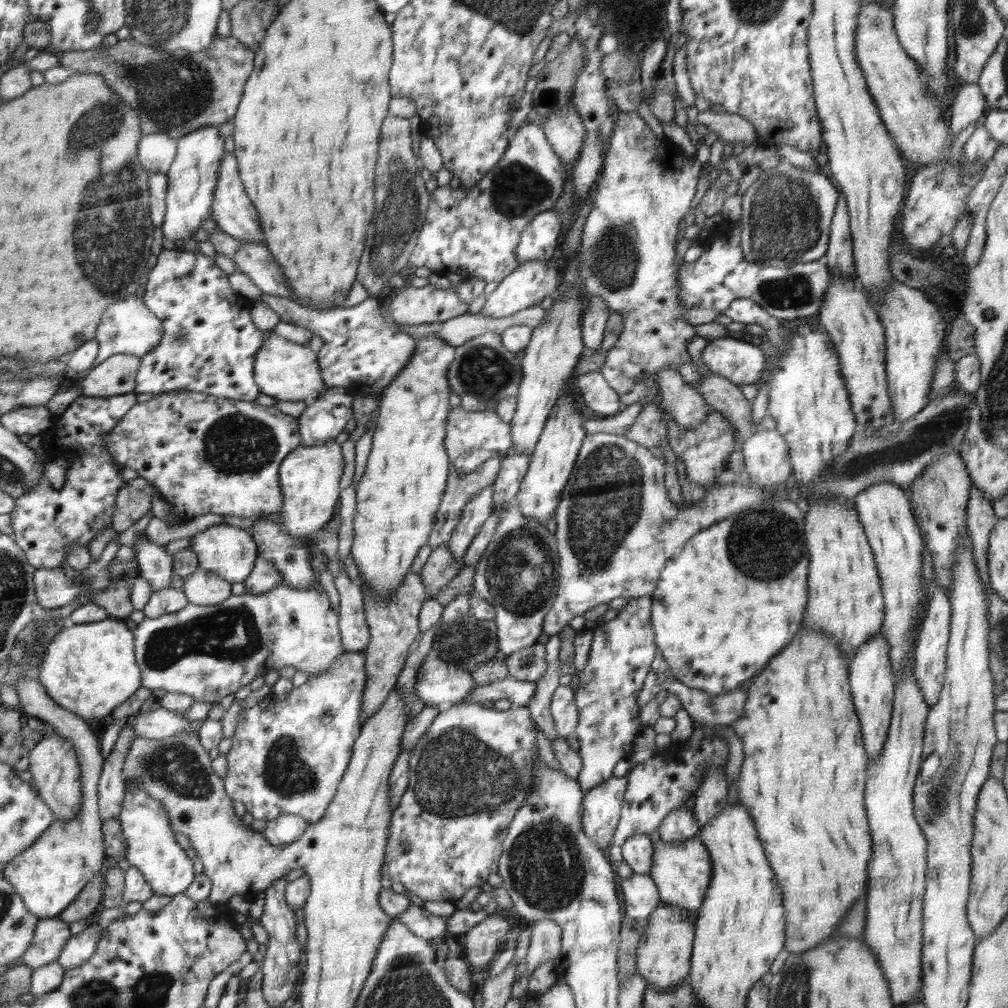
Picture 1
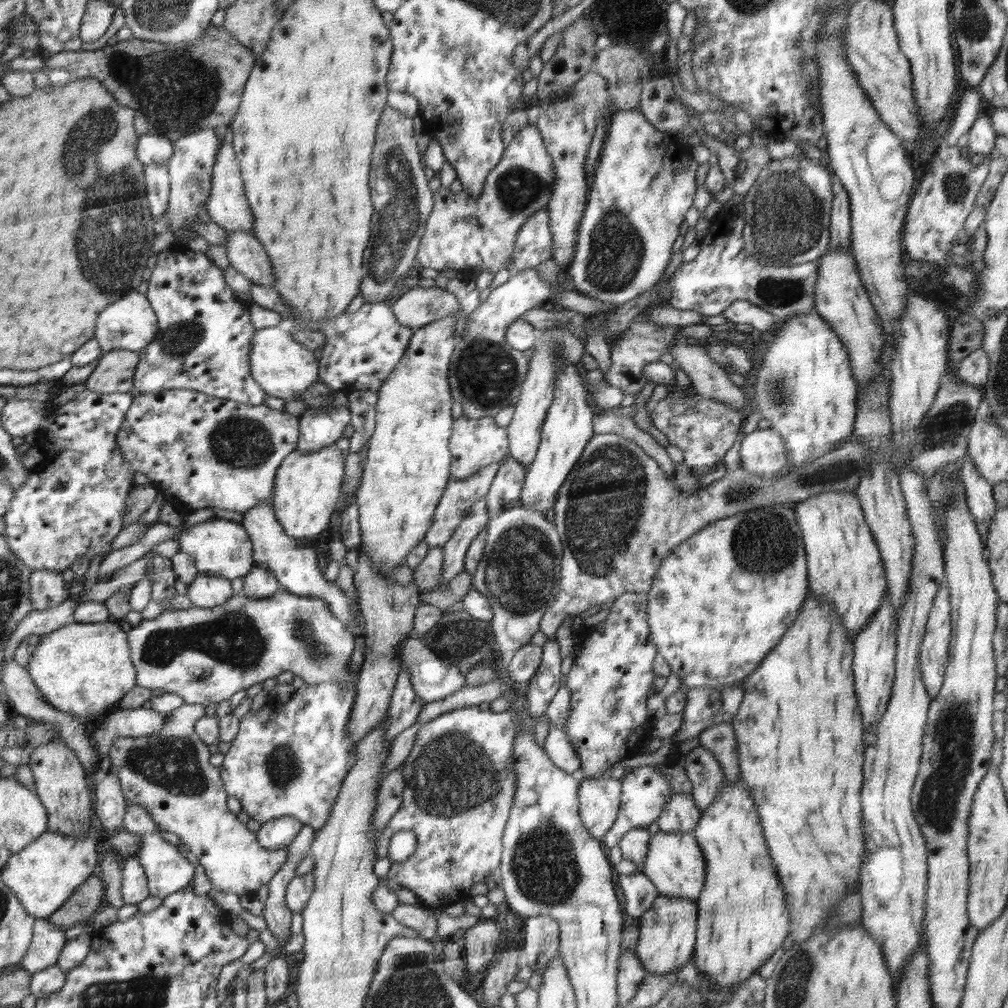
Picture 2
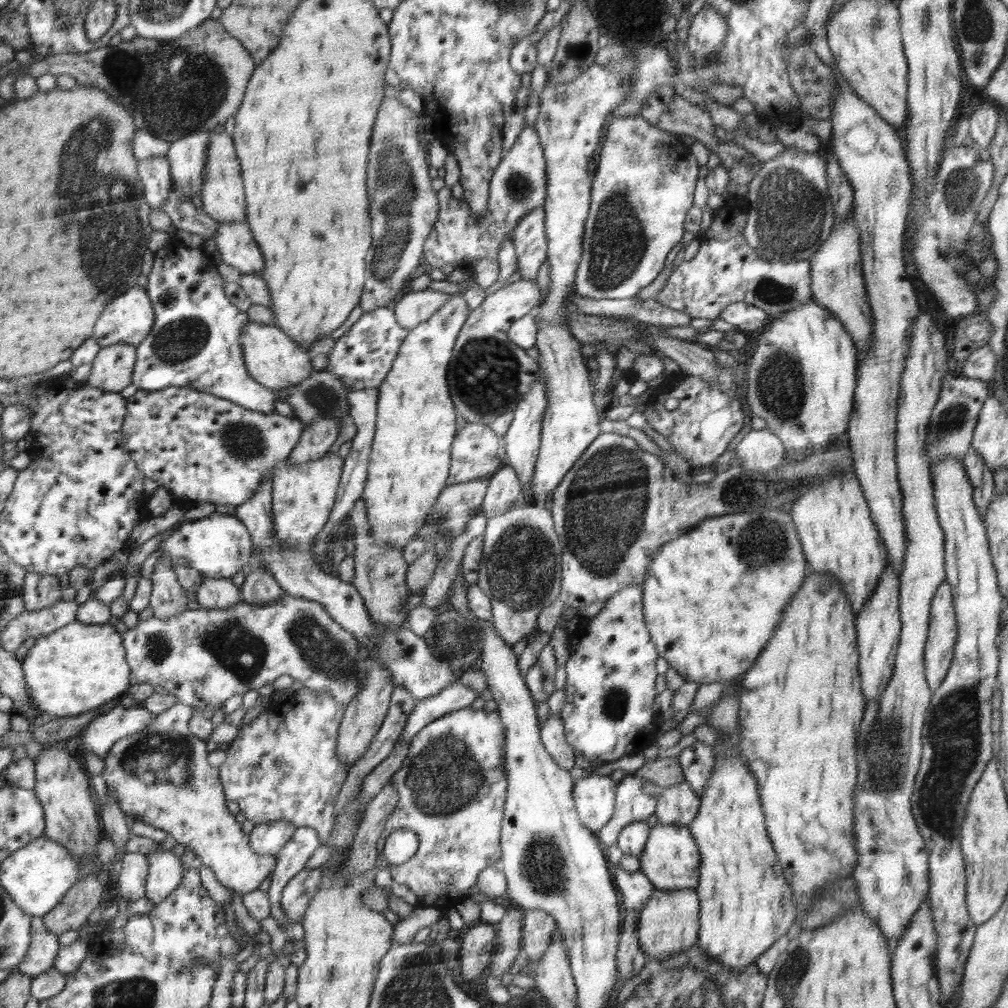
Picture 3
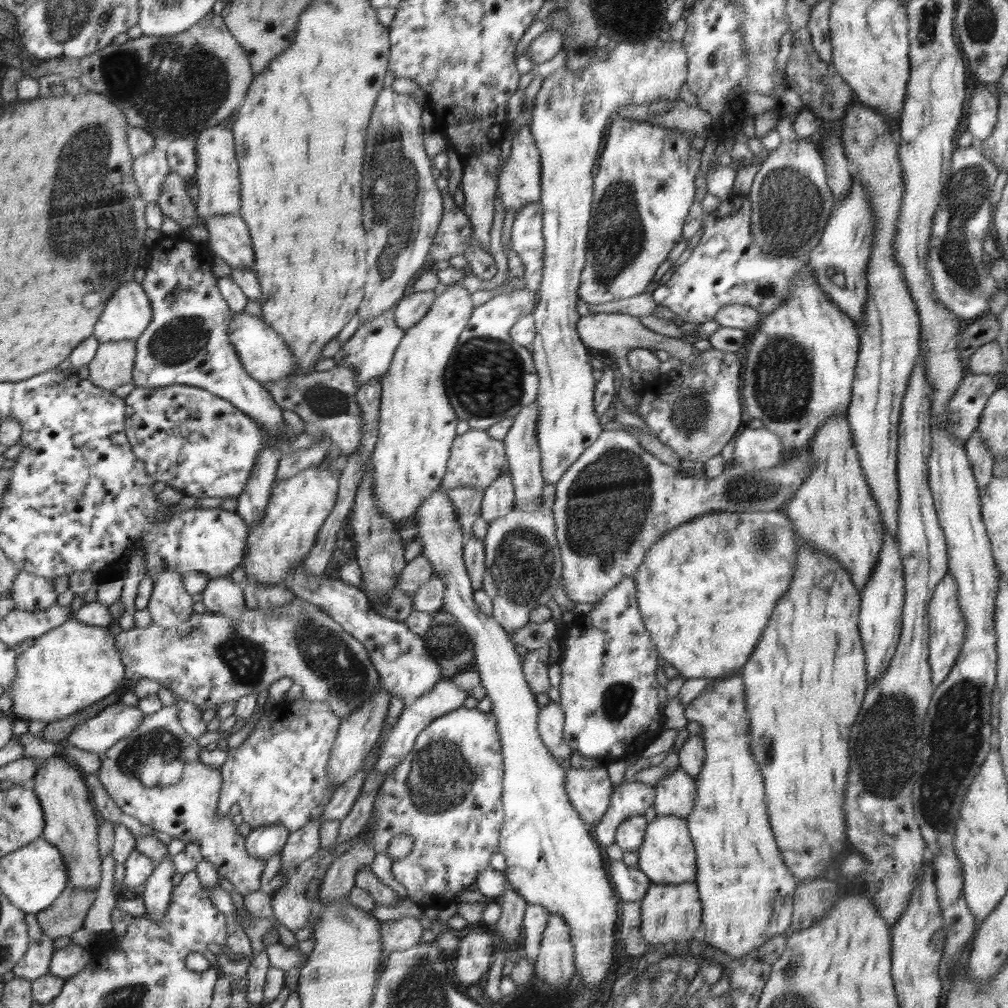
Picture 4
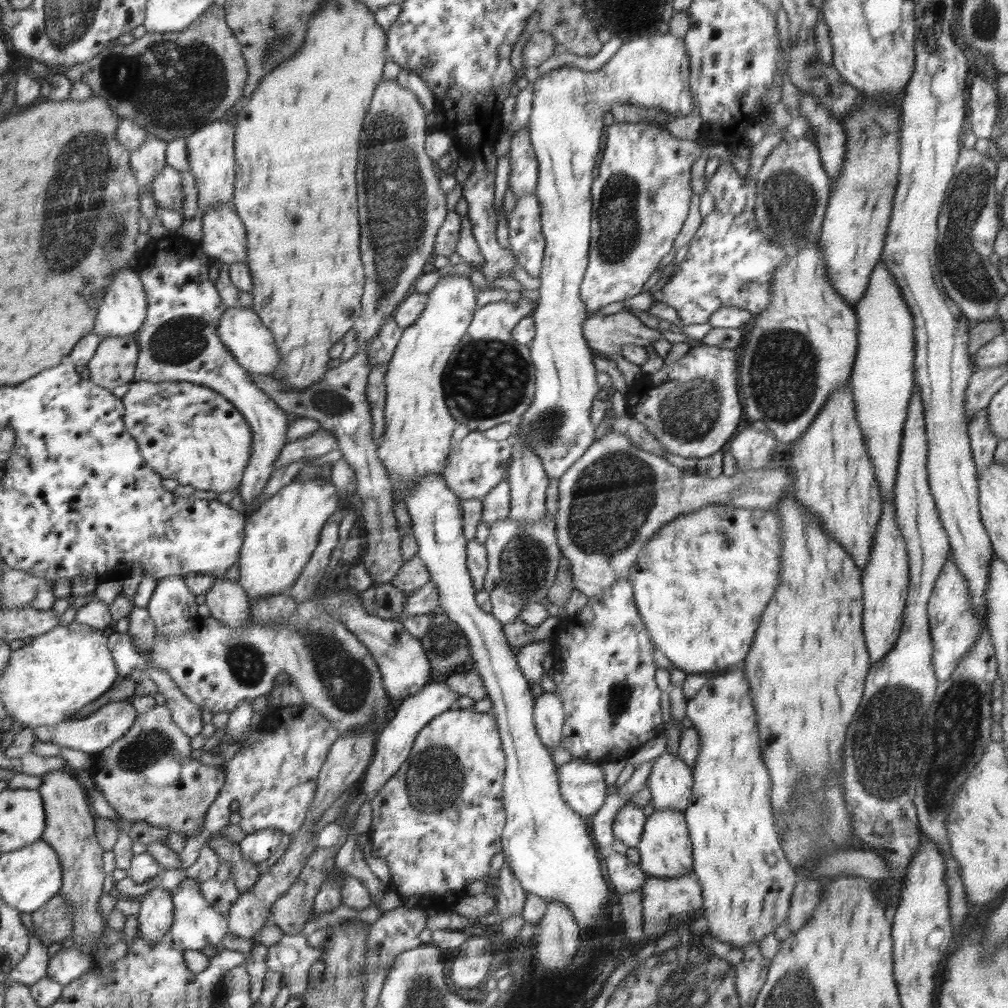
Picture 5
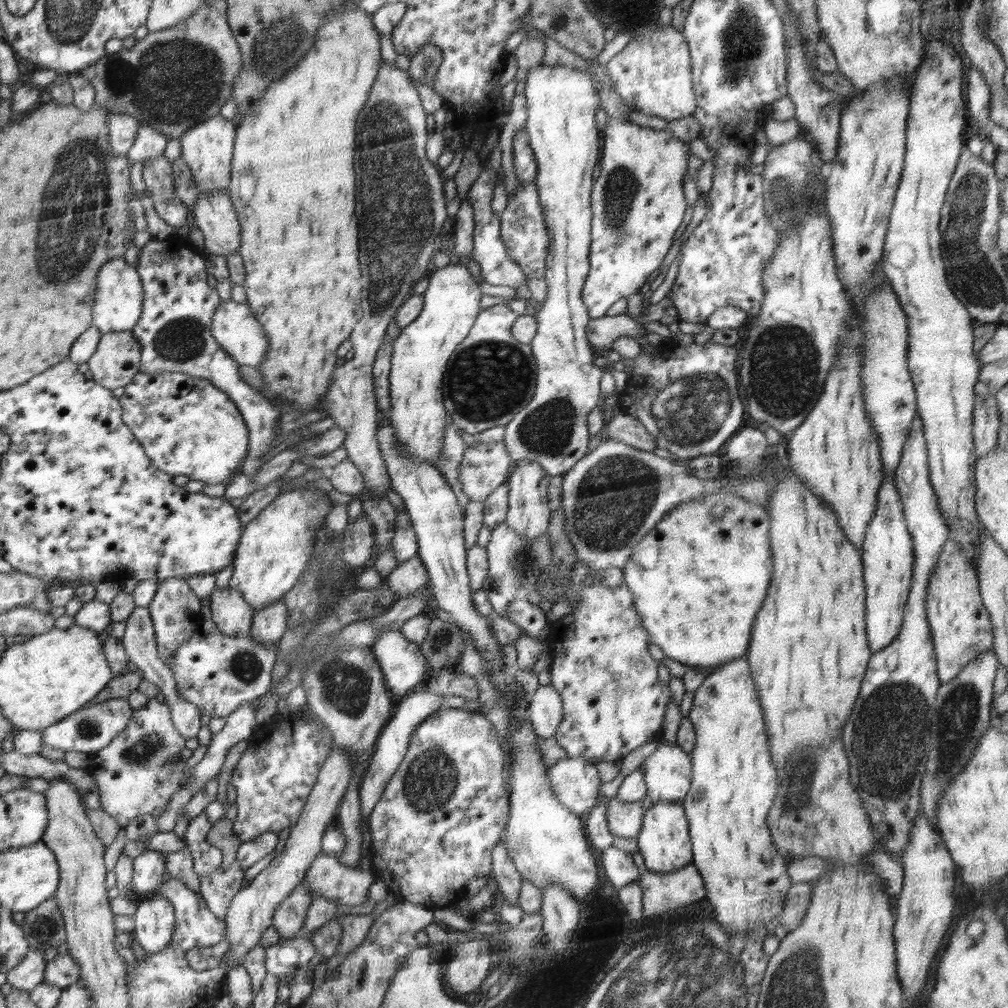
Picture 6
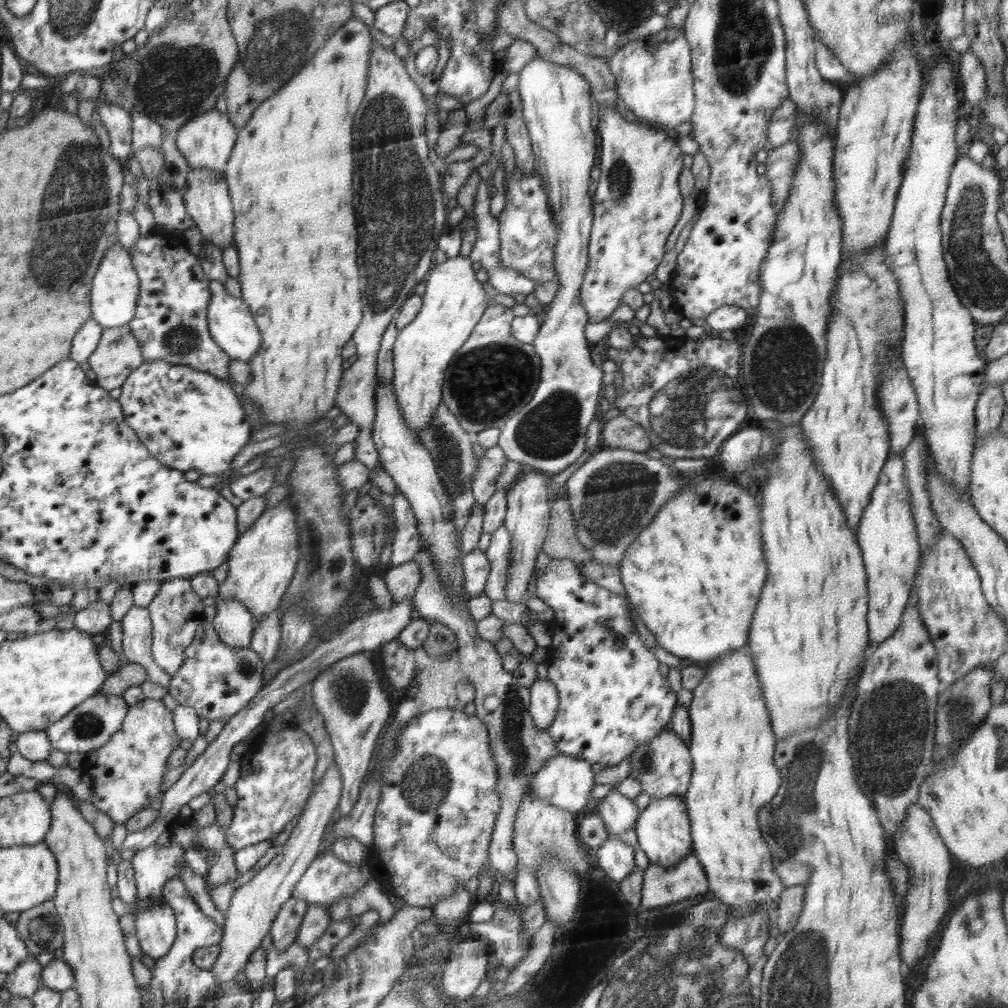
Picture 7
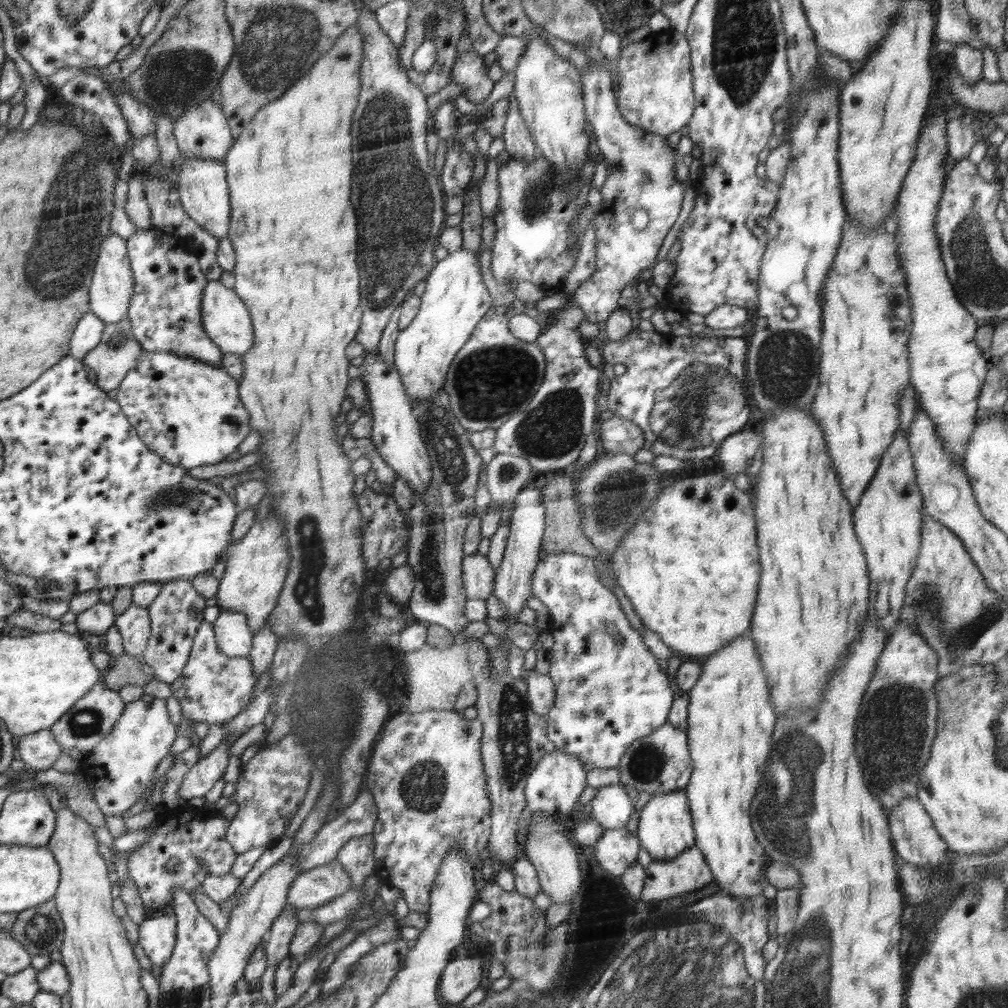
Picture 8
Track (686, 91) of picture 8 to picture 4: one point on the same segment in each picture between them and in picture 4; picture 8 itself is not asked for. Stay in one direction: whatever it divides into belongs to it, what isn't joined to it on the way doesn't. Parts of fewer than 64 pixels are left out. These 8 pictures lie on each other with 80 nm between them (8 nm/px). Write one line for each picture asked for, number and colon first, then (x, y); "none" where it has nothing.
4: (572, 107)
5: (652, 70)
6: (652, 74)
7: (654, 77)

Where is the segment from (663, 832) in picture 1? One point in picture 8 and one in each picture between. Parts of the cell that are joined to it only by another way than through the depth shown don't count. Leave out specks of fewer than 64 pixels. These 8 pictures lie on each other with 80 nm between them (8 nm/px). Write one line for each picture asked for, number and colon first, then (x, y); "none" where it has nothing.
2: (680, 814)
3: (679, 804)
4: (675, 795)
5: (670, 782)
6: (667, 773)
7: (663, 766)
8: (658, 763)

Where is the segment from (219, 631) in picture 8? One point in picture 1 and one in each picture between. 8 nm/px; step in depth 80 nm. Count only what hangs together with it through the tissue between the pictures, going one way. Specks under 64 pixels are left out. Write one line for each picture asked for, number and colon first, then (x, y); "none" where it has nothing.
1: (203, 588)
2: (206, 591)
3: (221, 593)
4: (221, 595)
5: (227, 601)
6: (234, 617)
7: (234, 624)

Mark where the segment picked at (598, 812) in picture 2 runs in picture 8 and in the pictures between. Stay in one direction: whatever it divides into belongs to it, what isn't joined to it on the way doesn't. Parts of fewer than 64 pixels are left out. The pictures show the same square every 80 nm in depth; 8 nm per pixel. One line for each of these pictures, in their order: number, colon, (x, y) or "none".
3: (594, 795)
4: (589, 791)
5: (583, 786)
6: (575, 781)
7: (563, 781)
8: (554, 786)

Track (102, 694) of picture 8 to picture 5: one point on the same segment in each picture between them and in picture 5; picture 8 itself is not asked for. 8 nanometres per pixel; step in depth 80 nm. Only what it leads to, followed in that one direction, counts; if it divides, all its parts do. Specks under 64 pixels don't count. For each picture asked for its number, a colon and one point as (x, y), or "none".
5: (92, 734)
6: (92, 727)
7: (90, 725)

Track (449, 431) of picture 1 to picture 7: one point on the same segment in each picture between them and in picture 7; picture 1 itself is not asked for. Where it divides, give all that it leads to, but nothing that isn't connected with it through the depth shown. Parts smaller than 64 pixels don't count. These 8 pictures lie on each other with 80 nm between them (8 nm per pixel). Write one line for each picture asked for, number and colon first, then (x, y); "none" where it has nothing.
2: (474, 443)
3: (477, 451)
4: (476, 459)
5: (477, 464)
6: (484, 466)
7: (489, 467)

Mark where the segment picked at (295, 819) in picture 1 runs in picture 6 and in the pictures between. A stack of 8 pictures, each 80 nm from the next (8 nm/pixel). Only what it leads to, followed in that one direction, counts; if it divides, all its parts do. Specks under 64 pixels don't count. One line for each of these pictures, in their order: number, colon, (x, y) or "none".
2: (274, 834)
3: (266, 838)
4: (264, 842)
5: (260, 845)
6: (249, 852)

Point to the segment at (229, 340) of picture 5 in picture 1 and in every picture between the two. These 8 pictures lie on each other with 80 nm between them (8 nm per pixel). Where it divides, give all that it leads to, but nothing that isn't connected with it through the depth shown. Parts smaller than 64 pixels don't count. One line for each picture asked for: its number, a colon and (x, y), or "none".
1: (288, 371)
2: (283, 367)
3: (274, 359)
4: (262, 349)

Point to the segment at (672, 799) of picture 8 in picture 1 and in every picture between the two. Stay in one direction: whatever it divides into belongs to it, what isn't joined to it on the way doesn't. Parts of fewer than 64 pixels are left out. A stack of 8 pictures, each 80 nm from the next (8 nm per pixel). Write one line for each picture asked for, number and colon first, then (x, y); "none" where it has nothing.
1: (681, 870)
2: (674, 862)
3: (671, 860)
4: (667, 855)
5: (665, 849)
6: (664, 842)
7: (663, 829)

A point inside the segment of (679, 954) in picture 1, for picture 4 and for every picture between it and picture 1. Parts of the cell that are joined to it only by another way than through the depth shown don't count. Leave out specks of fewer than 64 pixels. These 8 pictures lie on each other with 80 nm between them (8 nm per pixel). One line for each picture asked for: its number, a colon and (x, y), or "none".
2: (667, 934)
3: (668, 924)
4: (669, 912)

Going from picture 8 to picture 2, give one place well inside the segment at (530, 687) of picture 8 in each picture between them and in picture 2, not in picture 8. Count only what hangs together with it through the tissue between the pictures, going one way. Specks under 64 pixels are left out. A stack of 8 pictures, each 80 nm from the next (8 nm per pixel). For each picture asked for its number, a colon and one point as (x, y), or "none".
2: (557, 746)
3: (552, 734)
4: (551, 718)
5: (549, 715)
6: (545, 710)
7: (543, 695)

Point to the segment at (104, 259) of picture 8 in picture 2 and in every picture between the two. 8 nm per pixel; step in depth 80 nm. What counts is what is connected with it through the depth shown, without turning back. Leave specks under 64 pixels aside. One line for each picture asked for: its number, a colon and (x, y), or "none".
2: (130, 323)
3: (129, 319)
4: (126, 315)
5: (122, 311)
6: (118, 304)
7: (115, 288)

